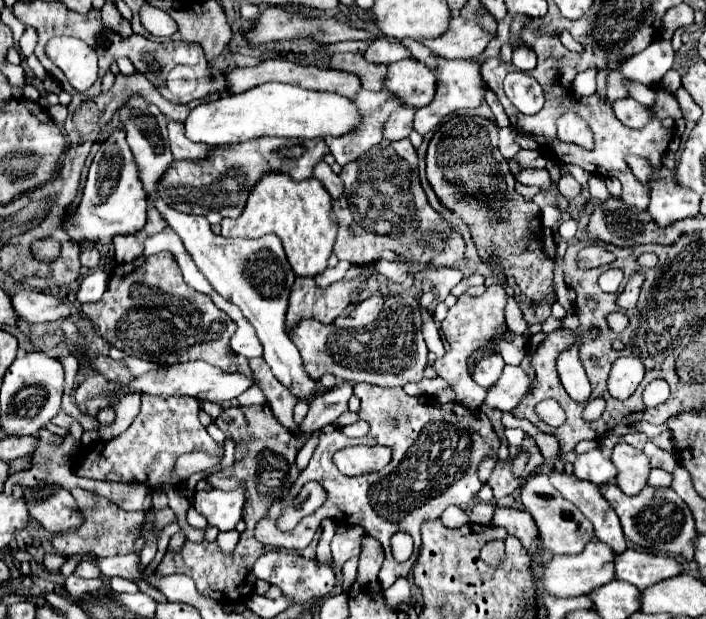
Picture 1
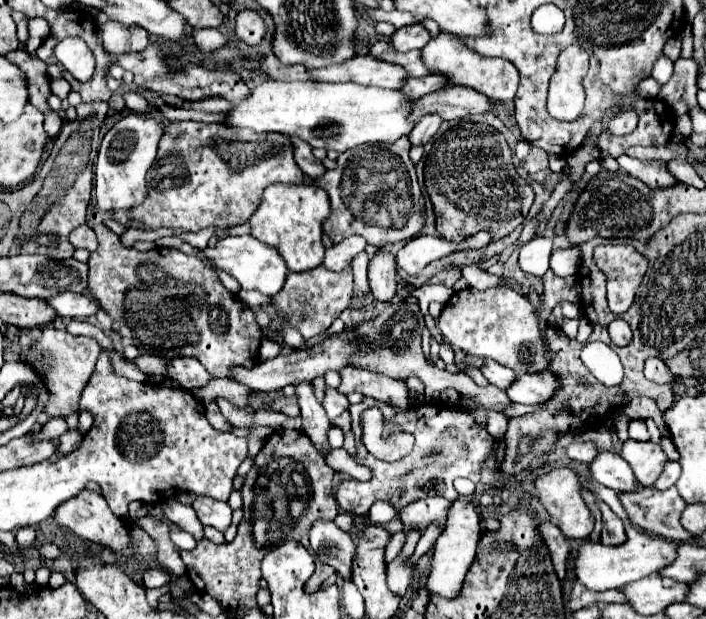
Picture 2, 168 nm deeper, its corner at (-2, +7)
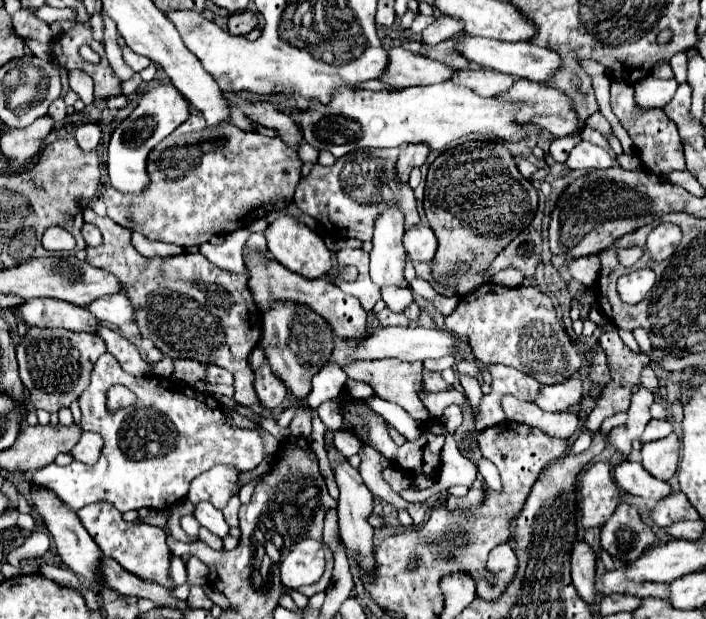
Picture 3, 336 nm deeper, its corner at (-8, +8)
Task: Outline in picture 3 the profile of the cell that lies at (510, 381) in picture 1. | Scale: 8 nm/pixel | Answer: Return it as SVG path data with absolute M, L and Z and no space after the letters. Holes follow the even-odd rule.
M567 378L559 384L541 386L539 394L535 396L535 404L549 412L563 412L569 406L581 402L583 386L579 378Z

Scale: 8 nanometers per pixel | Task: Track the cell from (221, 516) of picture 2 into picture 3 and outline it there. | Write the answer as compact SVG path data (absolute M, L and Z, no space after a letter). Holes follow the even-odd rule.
M199 502L195 506L195 518L199 520L201 526L205 526L207 530L211 530L217 536L227 536L229 534L229 526L221 514L219 508L215 508L211 502Z

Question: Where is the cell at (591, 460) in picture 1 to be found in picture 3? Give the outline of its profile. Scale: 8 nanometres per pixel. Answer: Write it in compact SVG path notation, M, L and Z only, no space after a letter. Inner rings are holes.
M625 460L617 464L613 468L613 476L617 486L633 496L651 498L657 502L659 498L665 498L671 492L671 486L667 482L659 482L657 478L651 478L651 474L647 474L647 470L643 470L639 462Z

